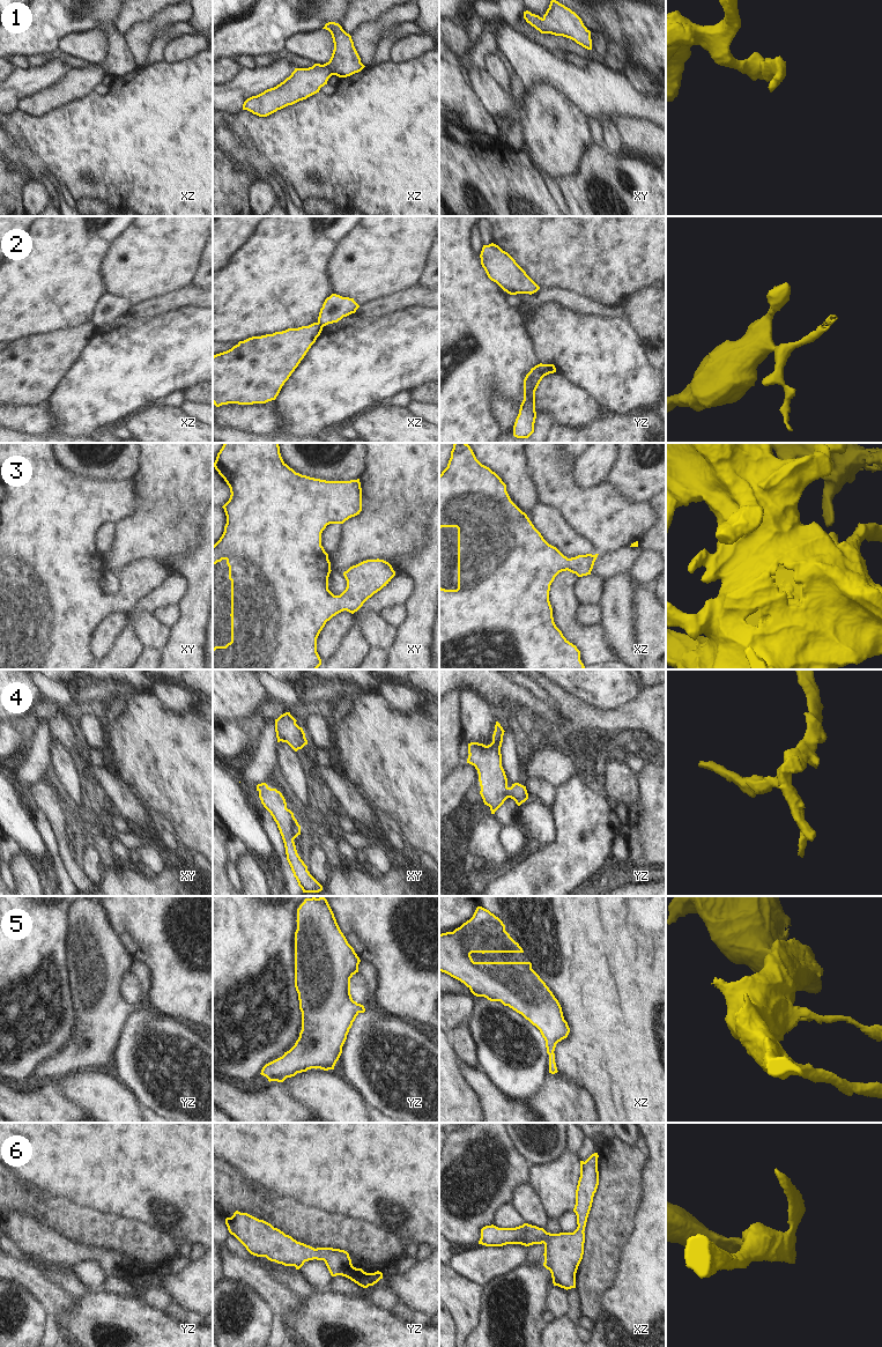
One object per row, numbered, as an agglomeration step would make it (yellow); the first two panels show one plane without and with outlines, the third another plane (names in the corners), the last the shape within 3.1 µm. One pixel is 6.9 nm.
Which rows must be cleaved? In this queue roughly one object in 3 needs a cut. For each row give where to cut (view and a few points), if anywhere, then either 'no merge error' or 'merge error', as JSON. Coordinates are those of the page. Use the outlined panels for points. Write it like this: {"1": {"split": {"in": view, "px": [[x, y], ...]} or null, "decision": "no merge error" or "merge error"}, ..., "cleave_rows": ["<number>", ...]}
{"1": {"split": null, "decision": "no merge error"}, "2": {"split": {"in": "xz", "px": [[317, 323], [323, 326]]}, "decision": "merge error"}, "3": {"split": null, "decision": "no merge error"}, "4": {"split": null, "decision": "no merge error"}, "5": {"split": null, "decision": "no merge error"}, "6": {"split": null, "decision": "no merge error"}, "cleave_rows": ["2"]}

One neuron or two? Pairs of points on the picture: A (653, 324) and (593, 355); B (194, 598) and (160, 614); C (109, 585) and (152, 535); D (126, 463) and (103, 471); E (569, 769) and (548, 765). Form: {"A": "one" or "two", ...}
{"A": "two", "B": "two", "C": "two", "D": "one", "E": "one"}

